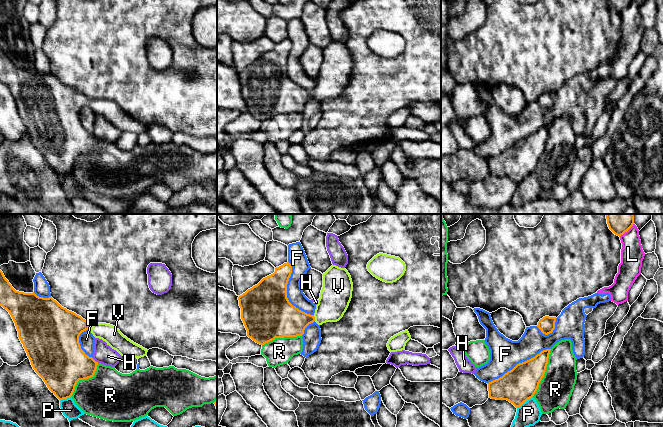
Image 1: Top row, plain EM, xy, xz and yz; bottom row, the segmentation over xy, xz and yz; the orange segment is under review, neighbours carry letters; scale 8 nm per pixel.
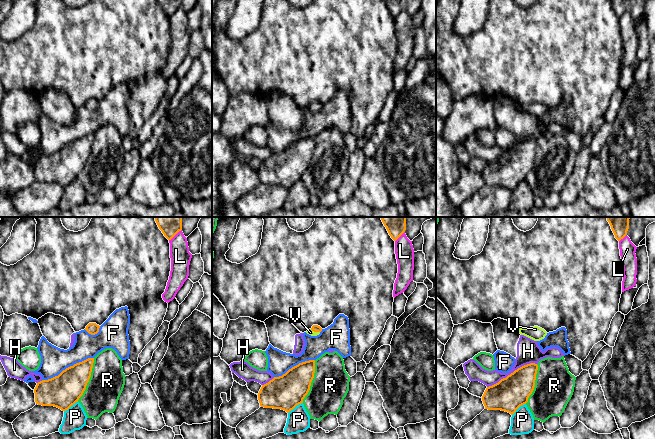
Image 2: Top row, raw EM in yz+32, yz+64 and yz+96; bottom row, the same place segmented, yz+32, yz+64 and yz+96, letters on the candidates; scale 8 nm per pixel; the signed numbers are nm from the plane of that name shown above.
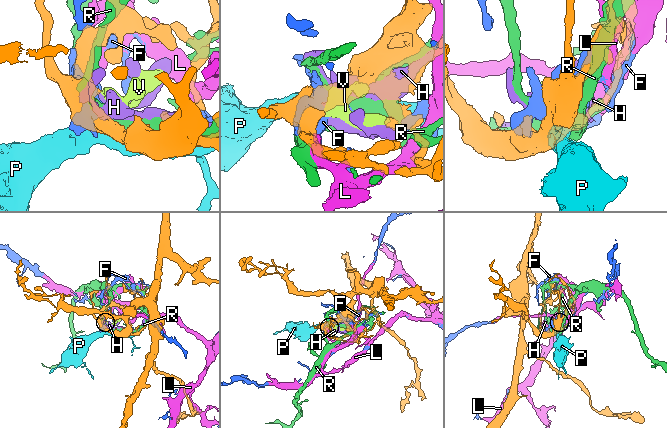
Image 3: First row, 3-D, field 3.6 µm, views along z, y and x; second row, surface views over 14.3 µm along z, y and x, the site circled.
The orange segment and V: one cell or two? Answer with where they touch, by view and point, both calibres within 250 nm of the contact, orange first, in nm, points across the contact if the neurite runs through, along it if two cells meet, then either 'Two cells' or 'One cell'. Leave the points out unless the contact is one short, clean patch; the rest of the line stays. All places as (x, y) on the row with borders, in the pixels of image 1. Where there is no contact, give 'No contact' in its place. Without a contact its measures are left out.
Touches orange at xy (91, 327). Thickness 320 nm (orange) against 150 nm. Path across: xy (60, 329), (67, 326), (91, 327), (110, 334). One cell

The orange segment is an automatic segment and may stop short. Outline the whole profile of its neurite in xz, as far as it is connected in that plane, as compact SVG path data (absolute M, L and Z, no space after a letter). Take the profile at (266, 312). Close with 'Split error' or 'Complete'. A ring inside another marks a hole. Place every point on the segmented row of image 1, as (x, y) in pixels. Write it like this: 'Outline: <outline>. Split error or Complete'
Outline: M289 262L276 267L275 272L263 278L257 285L238 297L241 319L247 330L247 336L260 345L275 338L297 337L304 334L305 328L314 321L318 325L339 321L346 312L352 298L353 283L345 268L332 265L323 273L323 287L313 315L293 306L287 298L287 284L292 273Z. Split error

